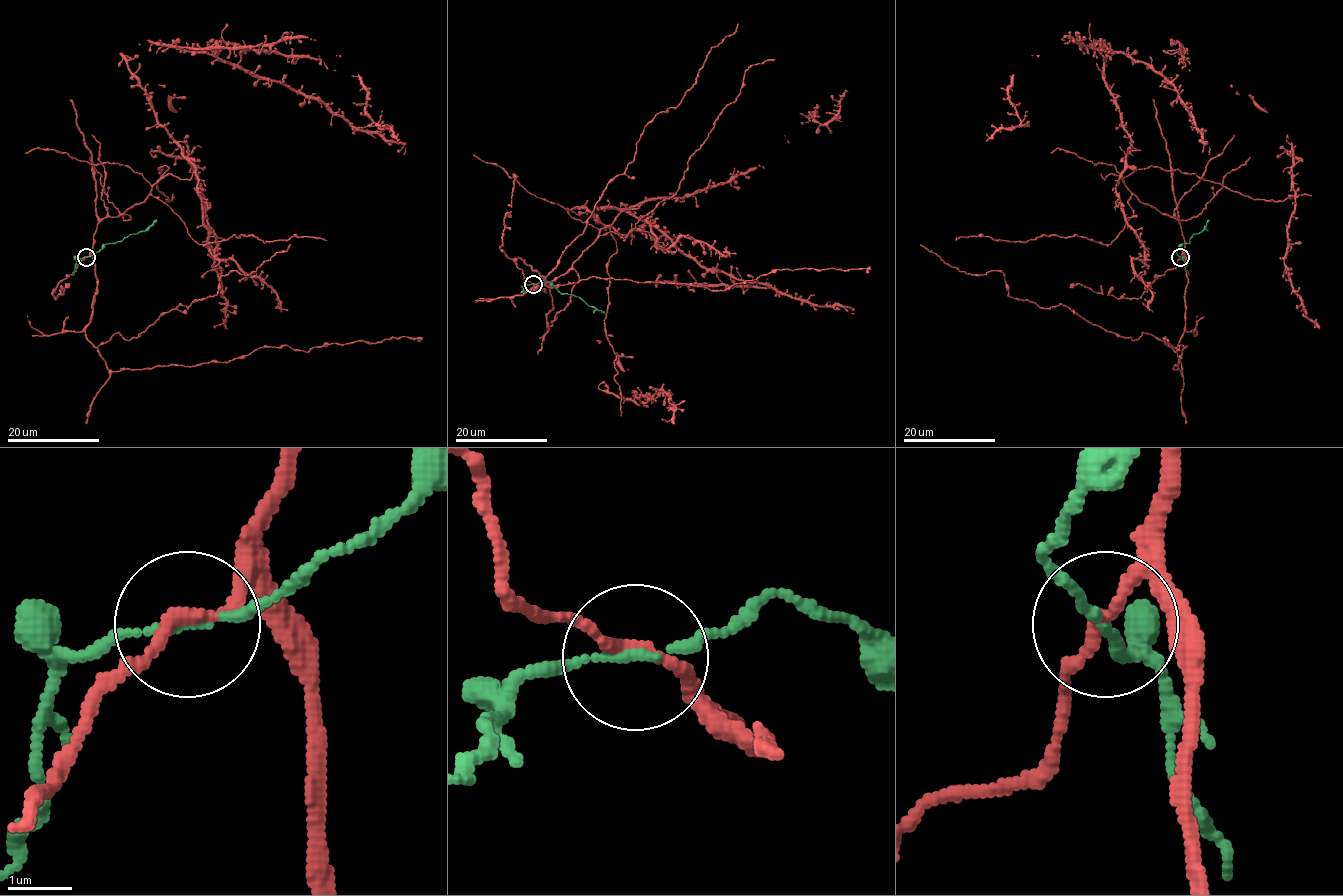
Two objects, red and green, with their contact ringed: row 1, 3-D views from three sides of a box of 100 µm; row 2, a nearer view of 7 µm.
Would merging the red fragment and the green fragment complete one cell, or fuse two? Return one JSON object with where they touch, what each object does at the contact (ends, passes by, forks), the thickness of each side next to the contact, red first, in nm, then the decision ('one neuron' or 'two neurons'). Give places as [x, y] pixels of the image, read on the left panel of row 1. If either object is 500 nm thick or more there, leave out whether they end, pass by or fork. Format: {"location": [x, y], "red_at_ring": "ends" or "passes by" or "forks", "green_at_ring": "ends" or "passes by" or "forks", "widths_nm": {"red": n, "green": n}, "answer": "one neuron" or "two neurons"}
{"location": [86, 257], "red_at_ring": "passes by", "green_at_ring": "passes by", "widths_nm": {"red": 190, "green": 110}, "answer": "two neurons"}

